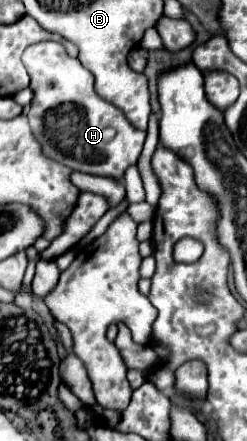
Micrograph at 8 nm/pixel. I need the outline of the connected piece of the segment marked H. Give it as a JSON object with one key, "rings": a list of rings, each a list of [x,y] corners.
{"rings":[[[36,43],[24,51],[22,59],[34,91],[28,119],[34,137],[44,147],[44,155],[76,171],[122,179],[124,171],[136,165],[146,133],[136,129],[118,107],[94,91],[94,75],[78,59],[68,57],[60,43]]]}

